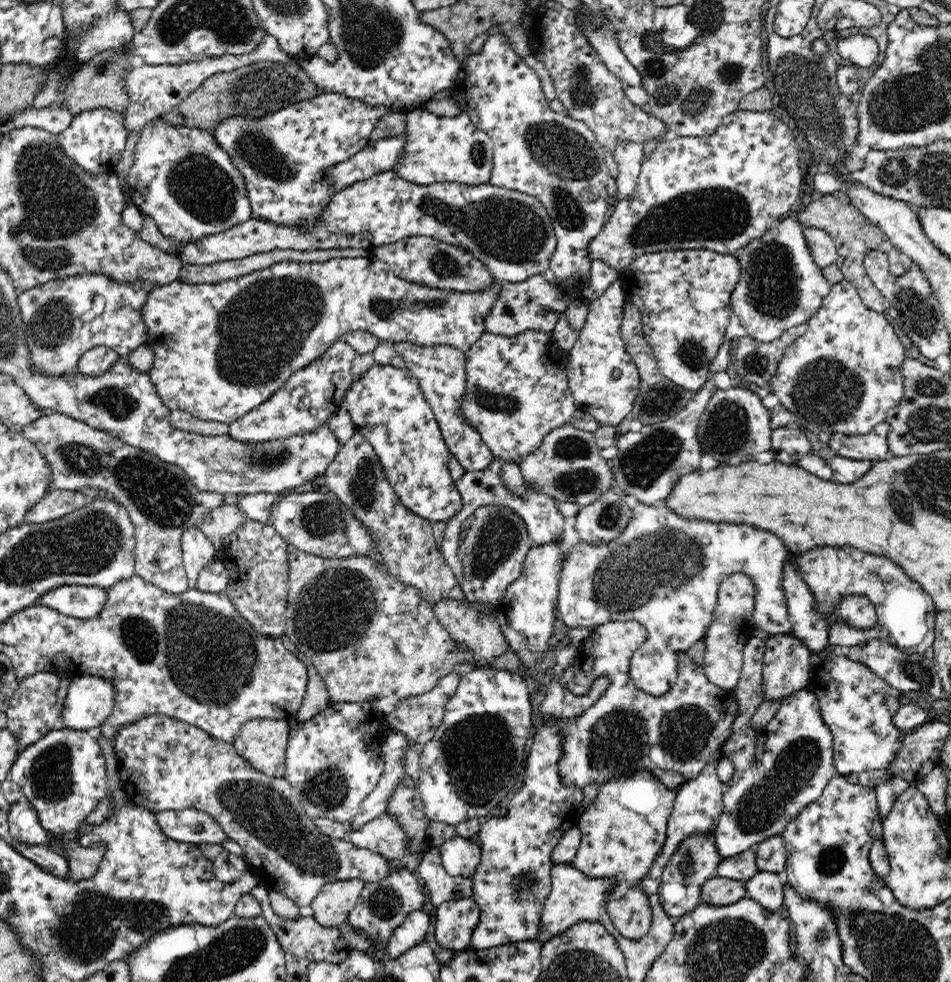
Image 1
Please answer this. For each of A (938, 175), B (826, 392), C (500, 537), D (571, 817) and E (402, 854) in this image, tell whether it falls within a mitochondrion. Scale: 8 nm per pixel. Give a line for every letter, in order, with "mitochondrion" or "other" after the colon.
A: mitochondrion
B: mitochondrion
C: mitochondrion
D: other
E: other

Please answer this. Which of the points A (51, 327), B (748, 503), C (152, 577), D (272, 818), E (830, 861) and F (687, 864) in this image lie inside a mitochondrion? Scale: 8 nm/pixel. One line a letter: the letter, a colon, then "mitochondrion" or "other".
A: mitochondrion
B: other
C: other
D: mitochondrion
E: mitochondrion
F: mitochondrion

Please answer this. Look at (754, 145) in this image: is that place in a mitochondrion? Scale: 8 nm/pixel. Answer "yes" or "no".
no

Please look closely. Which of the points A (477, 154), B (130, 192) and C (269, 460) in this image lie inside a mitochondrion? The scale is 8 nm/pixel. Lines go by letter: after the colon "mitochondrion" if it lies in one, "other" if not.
A: mitochondrion
B: other
C: mitochondrion

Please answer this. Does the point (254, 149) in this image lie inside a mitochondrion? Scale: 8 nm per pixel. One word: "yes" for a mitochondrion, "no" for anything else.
yes

